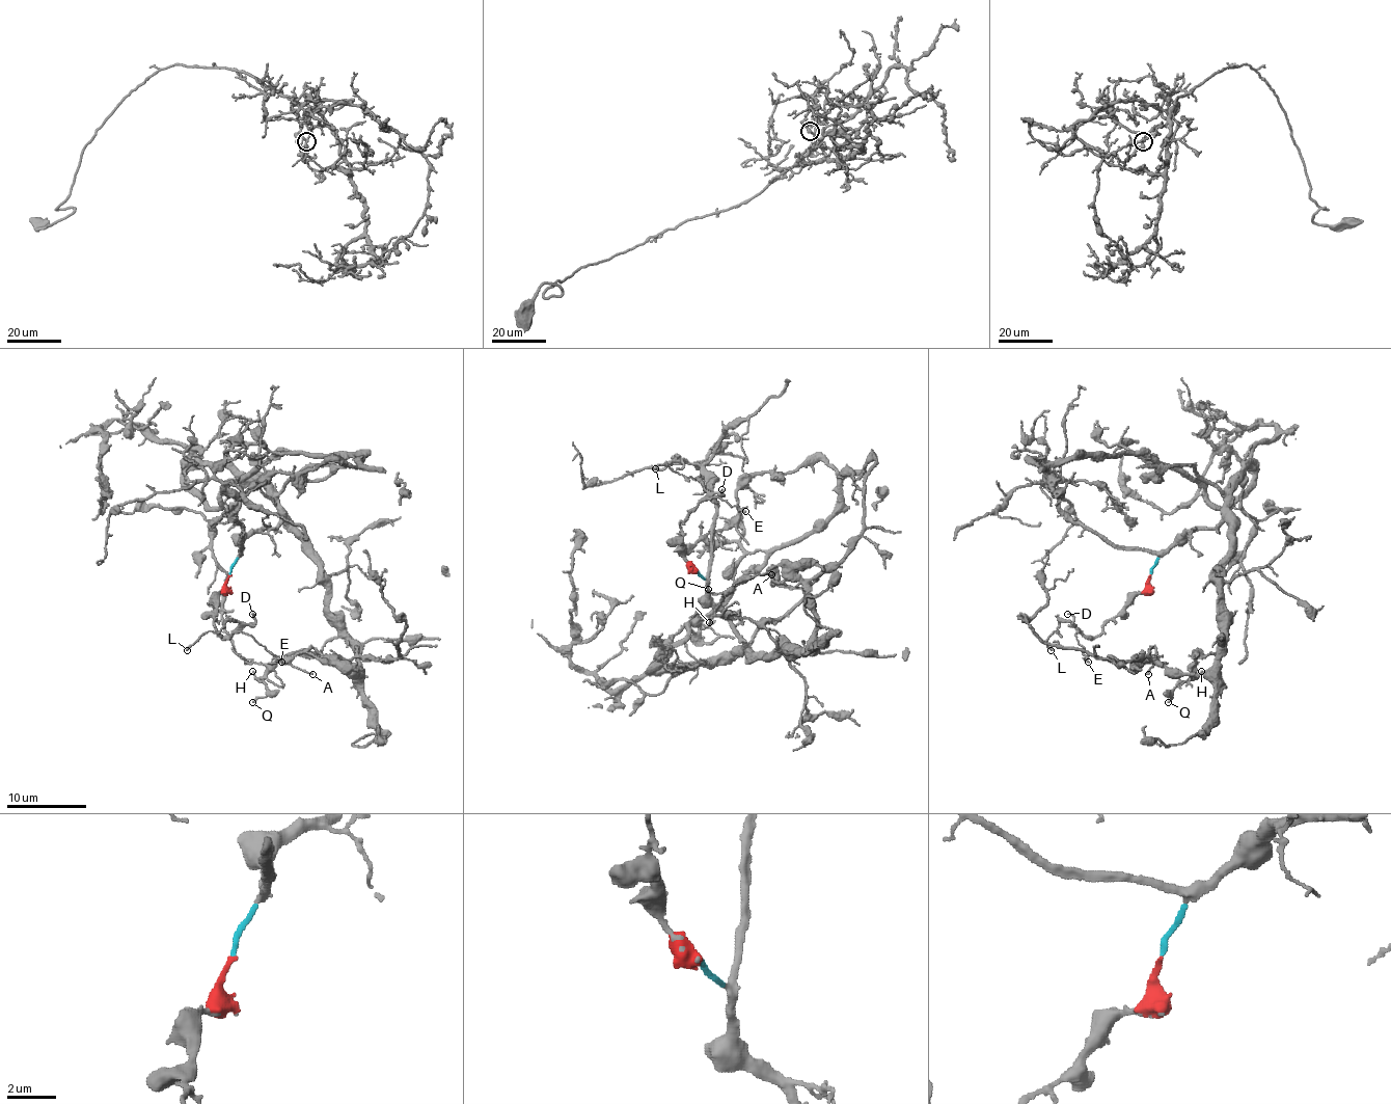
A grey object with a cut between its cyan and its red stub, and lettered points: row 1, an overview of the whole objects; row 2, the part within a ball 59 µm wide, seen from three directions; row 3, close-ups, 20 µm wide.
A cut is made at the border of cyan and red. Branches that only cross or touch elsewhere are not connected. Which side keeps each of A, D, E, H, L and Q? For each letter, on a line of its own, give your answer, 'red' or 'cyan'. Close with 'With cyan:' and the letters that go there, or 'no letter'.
A: cyan
D: red
E: red
H: cyan
L: red
Q: cyan
With cyan: A, H, Q

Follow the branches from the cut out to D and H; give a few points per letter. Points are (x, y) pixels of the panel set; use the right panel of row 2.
D: (1150, 576), (1145, 588), (1103, 626), (1101, 633), (1085, 637), (1071, 624), (1072, 620), (1067, 614)
H: (1150, 574), (1193, 530), (1225, 522), (1226, 640), (1217, 652), (1195, 654), (1195, 678), (1201, 670)

